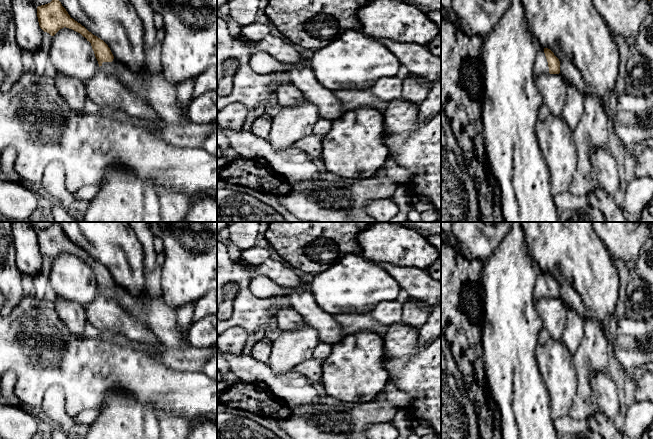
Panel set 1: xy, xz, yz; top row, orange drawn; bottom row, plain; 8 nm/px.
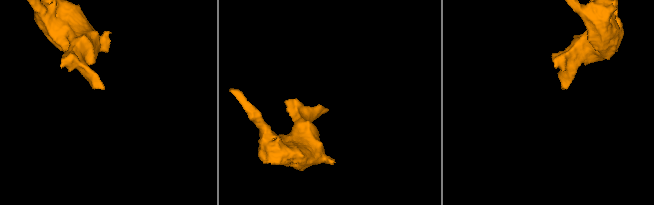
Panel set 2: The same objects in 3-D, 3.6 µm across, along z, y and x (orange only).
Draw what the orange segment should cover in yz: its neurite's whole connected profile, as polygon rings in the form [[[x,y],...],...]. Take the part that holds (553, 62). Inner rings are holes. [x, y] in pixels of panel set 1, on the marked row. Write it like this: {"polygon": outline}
{"polygon": [[[537,44],[537,53],[538,57],[536,58],[534,66],[535,78],[542,74],[560,73],[560,61],[550,49],[543,48],[540,44]]]}

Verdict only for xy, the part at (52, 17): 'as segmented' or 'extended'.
extended

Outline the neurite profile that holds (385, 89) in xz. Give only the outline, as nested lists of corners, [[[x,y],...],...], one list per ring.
[[[395,76],[393,78],[381,78],[371,88],[370,92],[381,102],[389,103],[401,98],[403,80]]]

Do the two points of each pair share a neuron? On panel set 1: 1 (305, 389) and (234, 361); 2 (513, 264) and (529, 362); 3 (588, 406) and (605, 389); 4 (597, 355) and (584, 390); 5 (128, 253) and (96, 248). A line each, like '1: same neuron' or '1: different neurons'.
1: same neuron
2: same neuron
3: different neurons
4: same neuron
5: same neuron

